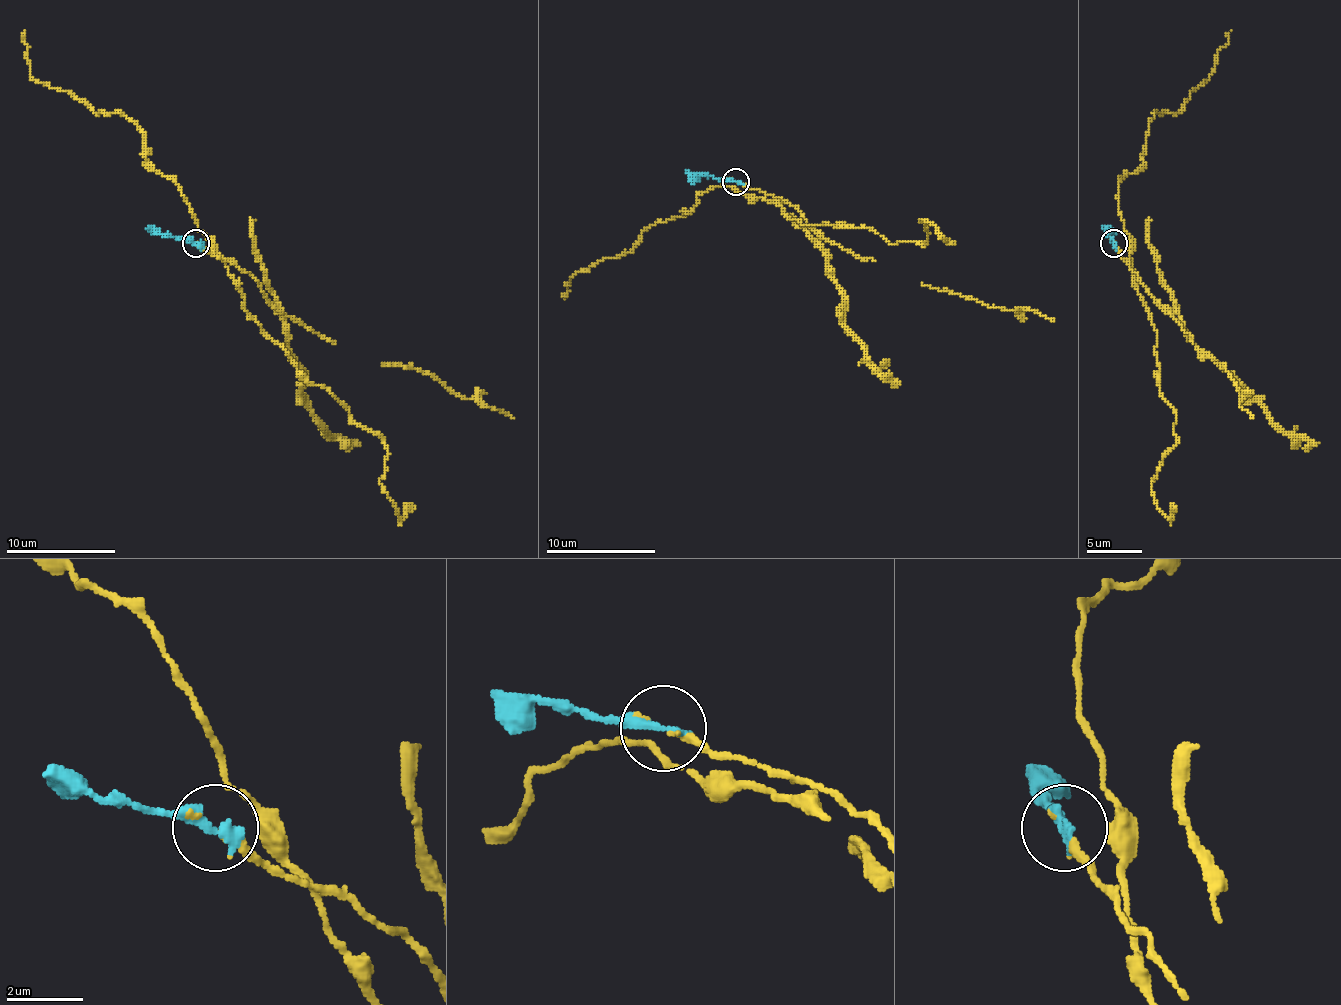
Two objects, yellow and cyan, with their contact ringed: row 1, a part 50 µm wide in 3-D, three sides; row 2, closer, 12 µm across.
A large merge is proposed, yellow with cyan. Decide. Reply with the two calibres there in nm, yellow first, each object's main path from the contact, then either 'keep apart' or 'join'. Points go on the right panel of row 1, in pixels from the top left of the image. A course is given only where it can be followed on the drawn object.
calibres 190 and 320 nm; course yellow (1116, 242), (1157, 330), (1160, 396), (1176, 415), (1176, 443), (1151, 492), (1165, 517), (1176, 506); course cyan (1113, 242), (1102, 228); join

